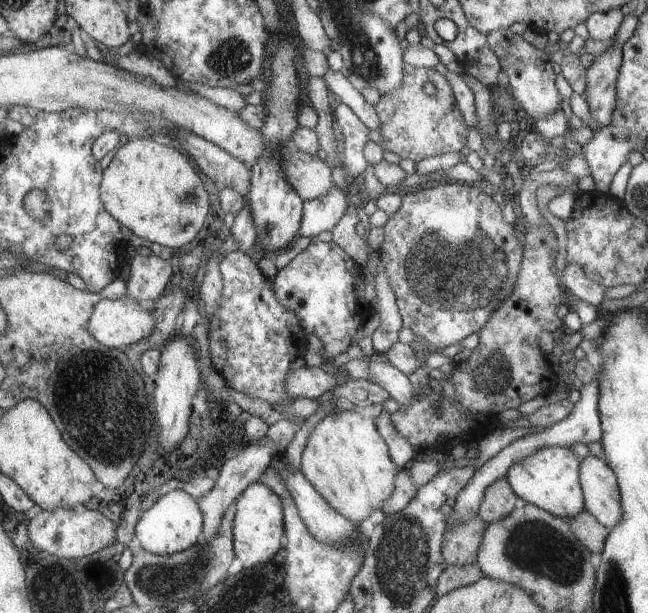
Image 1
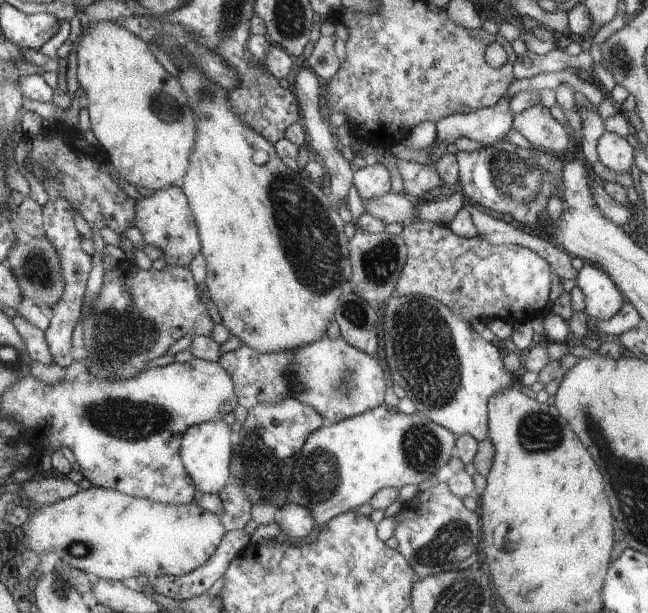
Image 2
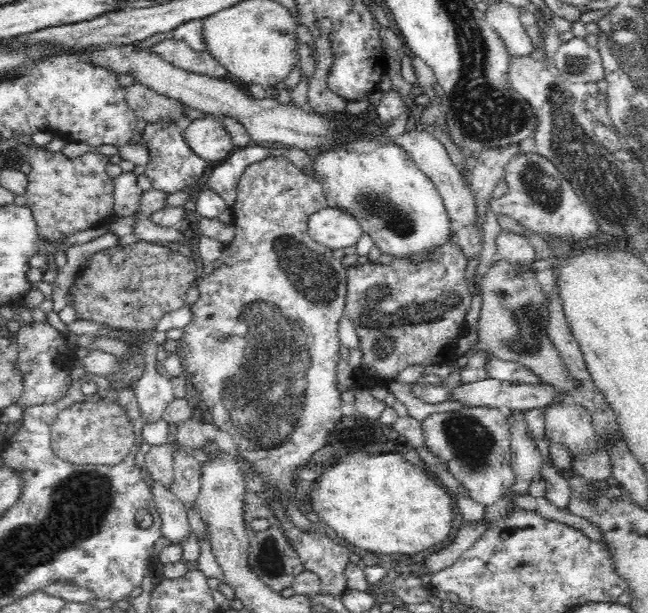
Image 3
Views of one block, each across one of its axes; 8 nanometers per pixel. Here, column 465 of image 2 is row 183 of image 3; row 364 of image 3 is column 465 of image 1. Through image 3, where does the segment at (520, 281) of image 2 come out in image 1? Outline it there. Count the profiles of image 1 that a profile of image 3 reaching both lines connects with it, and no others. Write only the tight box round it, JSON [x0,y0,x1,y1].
[378,181,524,350]

